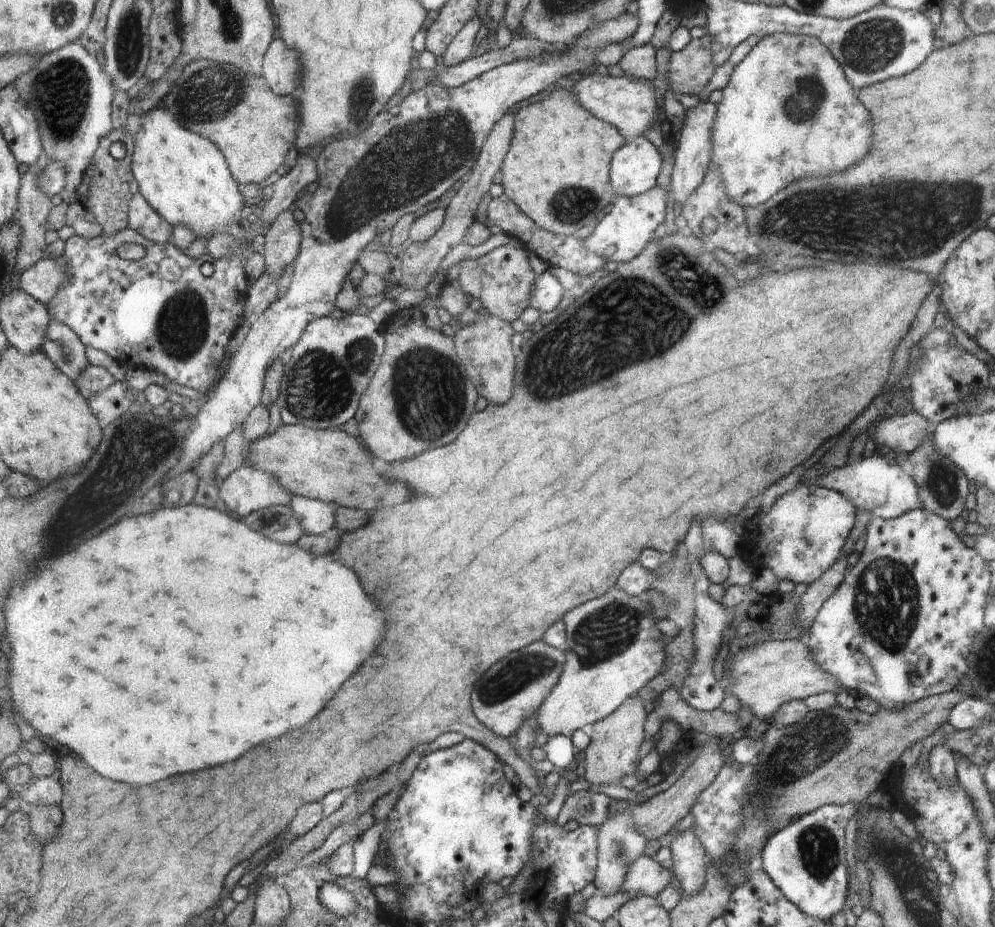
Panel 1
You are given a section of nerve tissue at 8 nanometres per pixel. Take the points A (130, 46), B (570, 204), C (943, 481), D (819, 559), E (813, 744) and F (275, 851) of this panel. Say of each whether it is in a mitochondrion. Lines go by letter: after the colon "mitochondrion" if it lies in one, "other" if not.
A: mitochondrion
B: mitochondrion
C: mitochondrion
D: other
E: mitochondrion
F: other

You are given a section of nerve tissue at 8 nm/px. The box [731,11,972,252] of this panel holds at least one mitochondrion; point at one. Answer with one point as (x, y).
(873, 44)

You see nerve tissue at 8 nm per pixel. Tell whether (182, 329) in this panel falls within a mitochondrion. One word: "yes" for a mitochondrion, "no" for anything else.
yes

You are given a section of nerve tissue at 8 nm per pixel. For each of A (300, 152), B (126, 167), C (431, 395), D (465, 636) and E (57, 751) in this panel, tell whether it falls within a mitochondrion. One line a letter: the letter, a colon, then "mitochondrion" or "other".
A: other
B: other
C: mitochondrion
D: other
E: other

